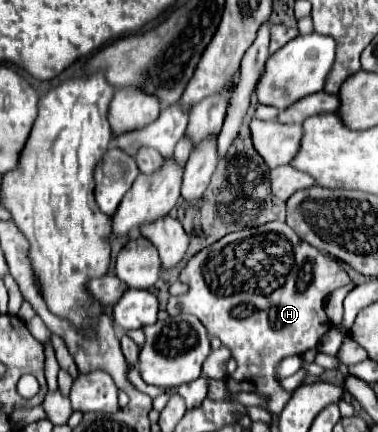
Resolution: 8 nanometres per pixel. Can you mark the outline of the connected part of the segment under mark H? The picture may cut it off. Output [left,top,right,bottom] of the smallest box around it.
[168,222,350,414]

